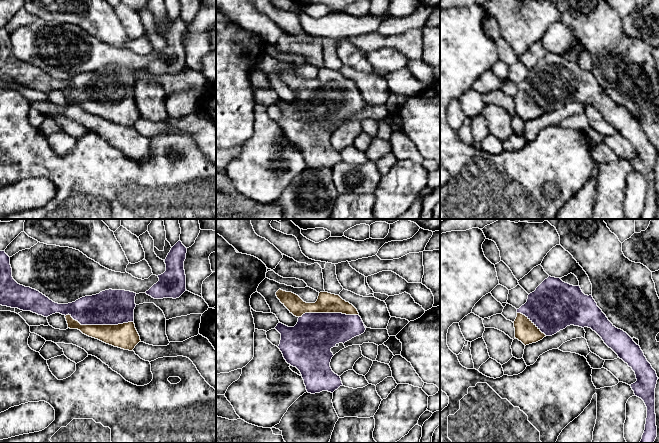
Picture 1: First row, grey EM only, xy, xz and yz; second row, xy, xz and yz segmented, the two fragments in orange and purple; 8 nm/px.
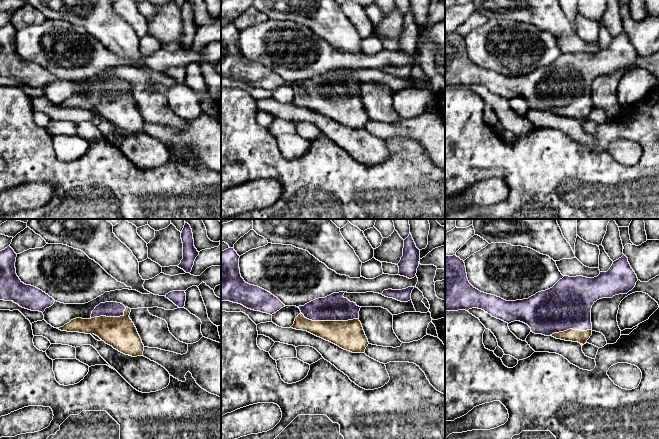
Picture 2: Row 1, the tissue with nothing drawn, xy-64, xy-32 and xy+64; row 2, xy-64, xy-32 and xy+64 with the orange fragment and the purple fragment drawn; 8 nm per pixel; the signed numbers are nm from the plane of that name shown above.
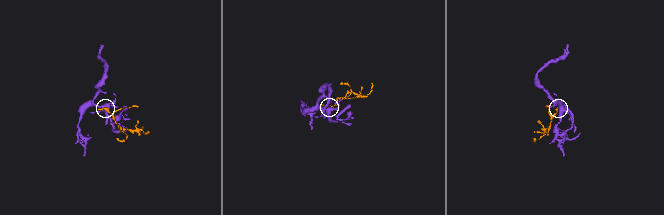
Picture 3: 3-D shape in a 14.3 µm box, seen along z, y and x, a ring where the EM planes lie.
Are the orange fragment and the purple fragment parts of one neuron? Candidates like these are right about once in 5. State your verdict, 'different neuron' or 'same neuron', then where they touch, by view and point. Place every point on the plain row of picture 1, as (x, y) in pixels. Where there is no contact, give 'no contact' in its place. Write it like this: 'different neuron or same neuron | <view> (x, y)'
same neuron | xy (99, 101)

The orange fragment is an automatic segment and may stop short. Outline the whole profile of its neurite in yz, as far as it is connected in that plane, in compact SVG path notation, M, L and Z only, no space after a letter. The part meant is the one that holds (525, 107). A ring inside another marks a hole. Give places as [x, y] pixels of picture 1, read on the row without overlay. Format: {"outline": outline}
{"outline": "M549 52L528 71L527 78L517 85L513 99L515 114L525 122L552 112L570 101L588 103L595 107L635 148L637 157L630 162L635 172L641 174L647 183L645 206L640 219L654 219L657 213L656 147L640 122L608 96L592 71L585 71L580 62Z"}

